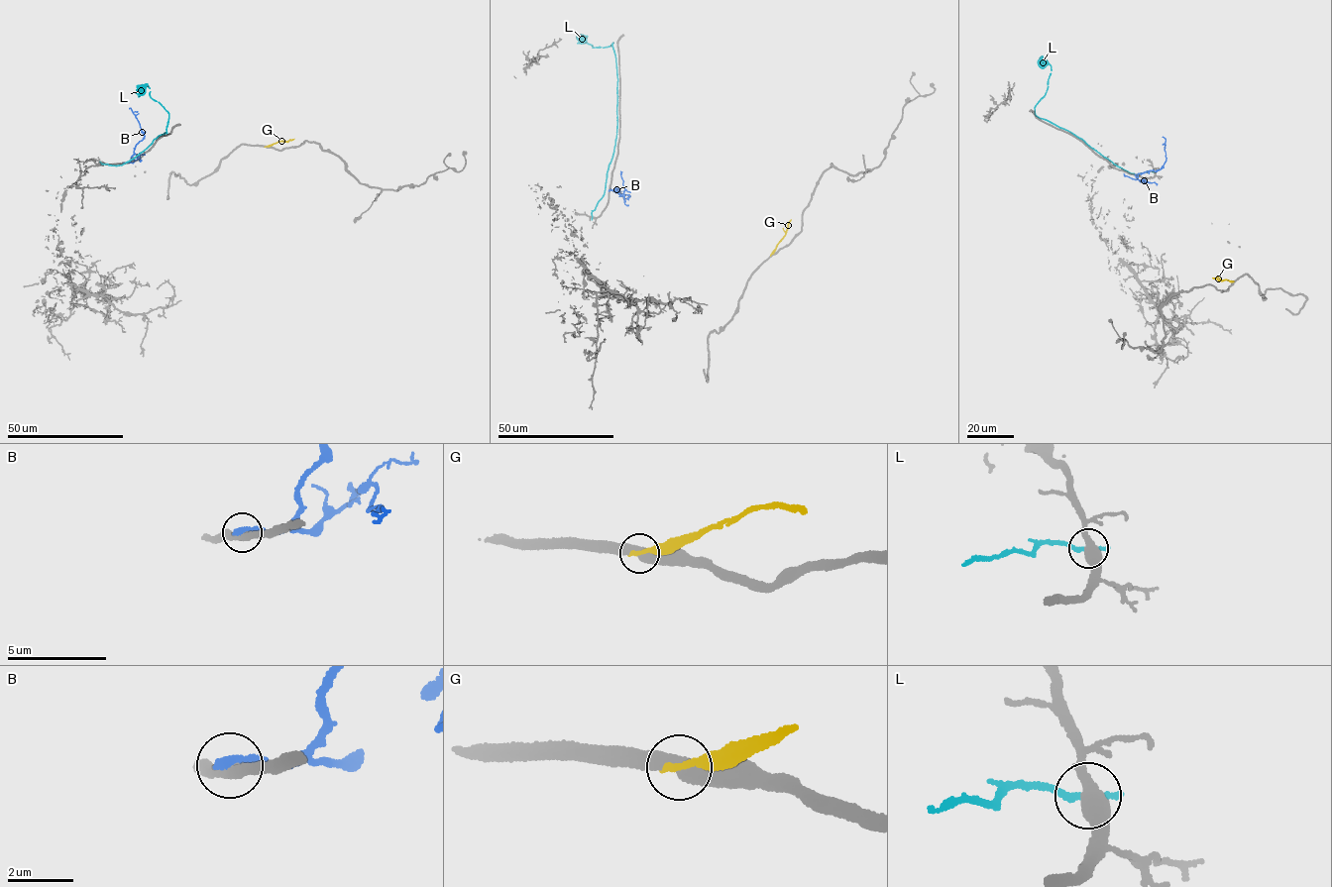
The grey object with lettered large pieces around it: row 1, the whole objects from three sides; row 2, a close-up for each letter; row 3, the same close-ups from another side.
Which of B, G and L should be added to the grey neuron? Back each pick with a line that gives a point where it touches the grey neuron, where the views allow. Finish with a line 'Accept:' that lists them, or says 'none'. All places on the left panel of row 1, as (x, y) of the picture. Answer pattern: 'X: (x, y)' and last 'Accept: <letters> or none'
Accept: none

